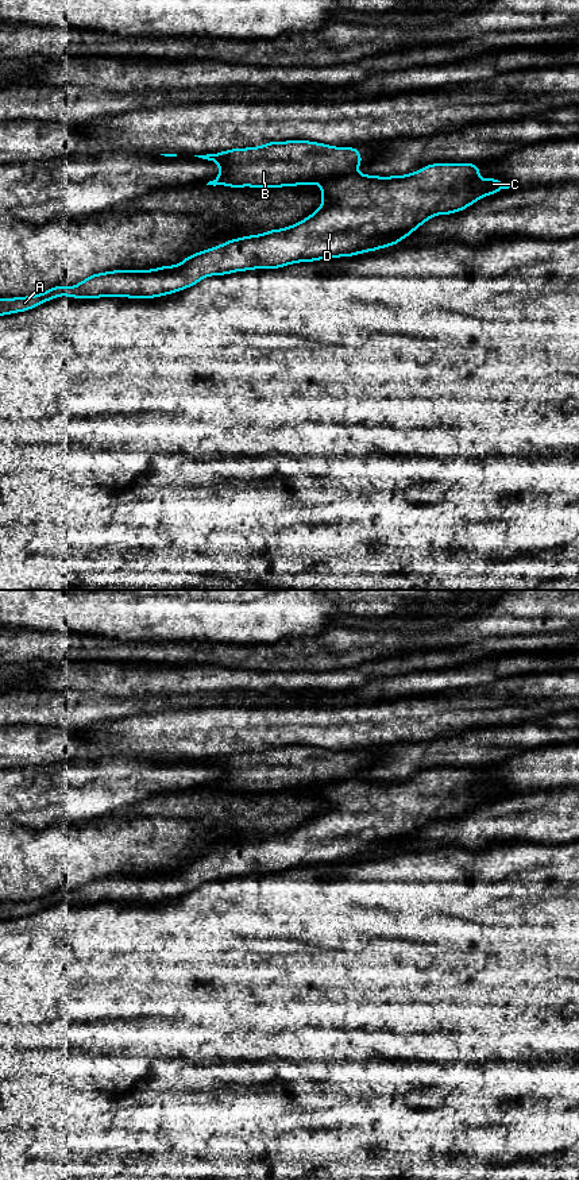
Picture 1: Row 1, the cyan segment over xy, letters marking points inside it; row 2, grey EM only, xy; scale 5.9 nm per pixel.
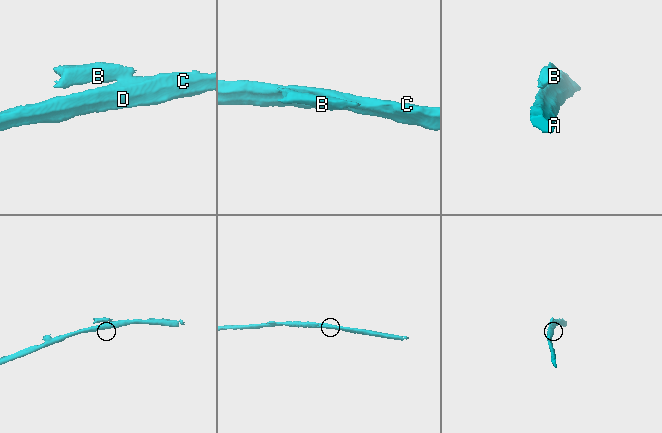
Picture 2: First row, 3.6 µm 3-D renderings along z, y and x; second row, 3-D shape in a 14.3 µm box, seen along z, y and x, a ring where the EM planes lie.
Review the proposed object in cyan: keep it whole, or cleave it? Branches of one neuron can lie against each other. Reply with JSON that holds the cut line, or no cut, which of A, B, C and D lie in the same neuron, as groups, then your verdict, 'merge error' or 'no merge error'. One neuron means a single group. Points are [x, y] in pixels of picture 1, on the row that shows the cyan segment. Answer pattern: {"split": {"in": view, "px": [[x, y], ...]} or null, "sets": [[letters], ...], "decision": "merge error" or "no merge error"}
{"split": {"in": "xy", "px": [[352, 170], [319, 182]]}, "sets": [["A", "C", "D"], ["B"]], "decision": "merge error"}

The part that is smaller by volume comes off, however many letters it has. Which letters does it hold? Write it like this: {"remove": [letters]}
{"remove": ["B"]}

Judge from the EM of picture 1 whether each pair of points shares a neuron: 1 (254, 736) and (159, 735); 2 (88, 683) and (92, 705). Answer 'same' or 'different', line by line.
1: same
2: different

